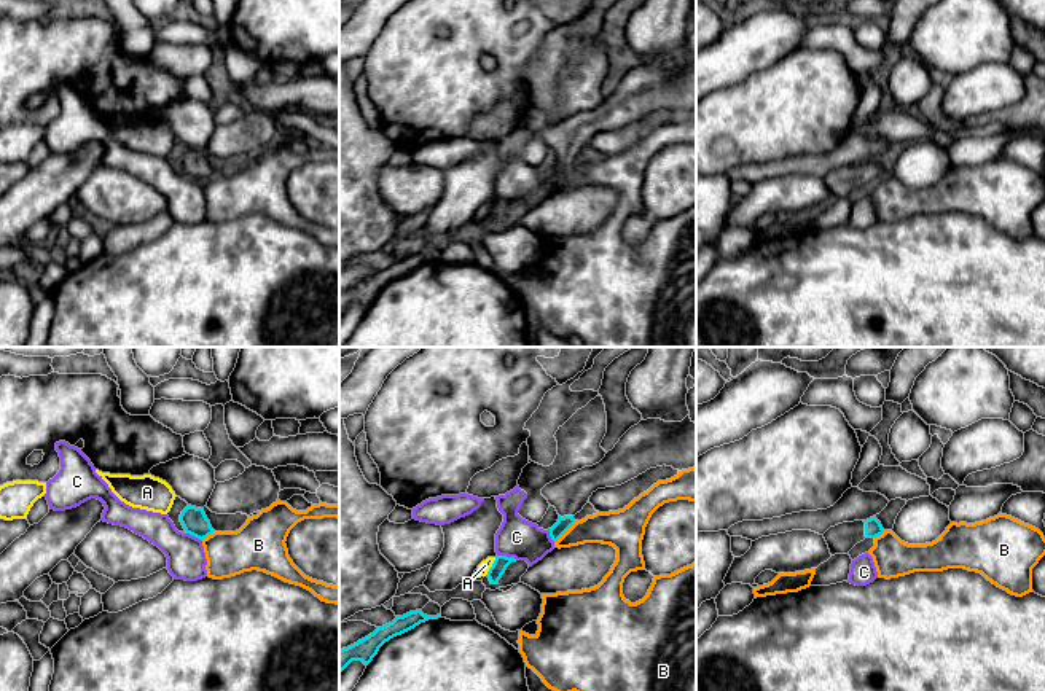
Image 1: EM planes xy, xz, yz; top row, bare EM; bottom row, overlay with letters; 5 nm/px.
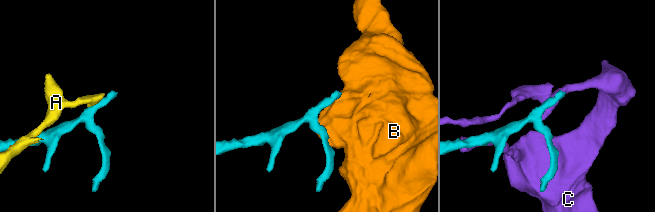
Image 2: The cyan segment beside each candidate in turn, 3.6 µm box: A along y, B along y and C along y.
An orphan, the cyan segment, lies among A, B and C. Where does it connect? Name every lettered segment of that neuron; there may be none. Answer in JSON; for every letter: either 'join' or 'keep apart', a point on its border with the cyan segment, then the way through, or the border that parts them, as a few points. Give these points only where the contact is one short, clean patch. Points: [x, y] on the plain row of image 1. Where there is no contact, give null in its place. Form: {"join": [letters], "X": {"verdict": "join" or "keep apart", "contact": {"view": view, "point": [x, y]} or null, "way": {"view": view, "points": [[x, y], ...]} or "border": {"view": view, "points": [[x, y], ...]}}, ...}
{"join": [], "A": {"verdict": "keep apart", "contact": {"view": "xz", "point": [491, 210]}, "border": {"view": "xz", "points": [[496, 201], [485, 218]]}}, "B": {"verdict": "keep apart", "contact": {"view": "xz", "point": [566, 174]}, "border": {"view": "xz", "points": [[575, 164], [555, 187]]}}, "C": {"verdict": "keep apart", "contact": {"view": "xz", "point": [505, 199]}}}

